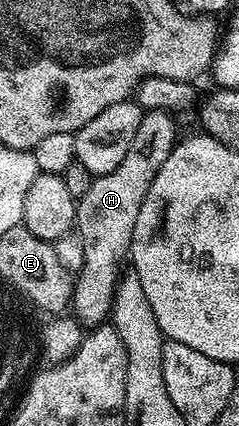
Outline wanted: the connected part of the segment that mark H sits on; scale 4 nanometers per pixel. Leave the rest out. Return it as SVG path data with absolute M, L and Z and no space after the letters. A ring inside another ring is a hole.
M145 112L142 124L134 132L134 140L130 140L130 148L118 168L114 172L97 174L93 177L86 196L78 199L76 216L92 216L92 254L94 254L94 276L96 280L84 282L84 300L94 304L112 304L112 296L116 291L116 280L122 272L120 261L129 257L134 236L134 224L138 224L138 212L142 208L142 200L146 200L146 192L150 192L150 184L154 184L154 176L158 176L158 168L166 164L166 156L176 147L176 122L168 112Z

